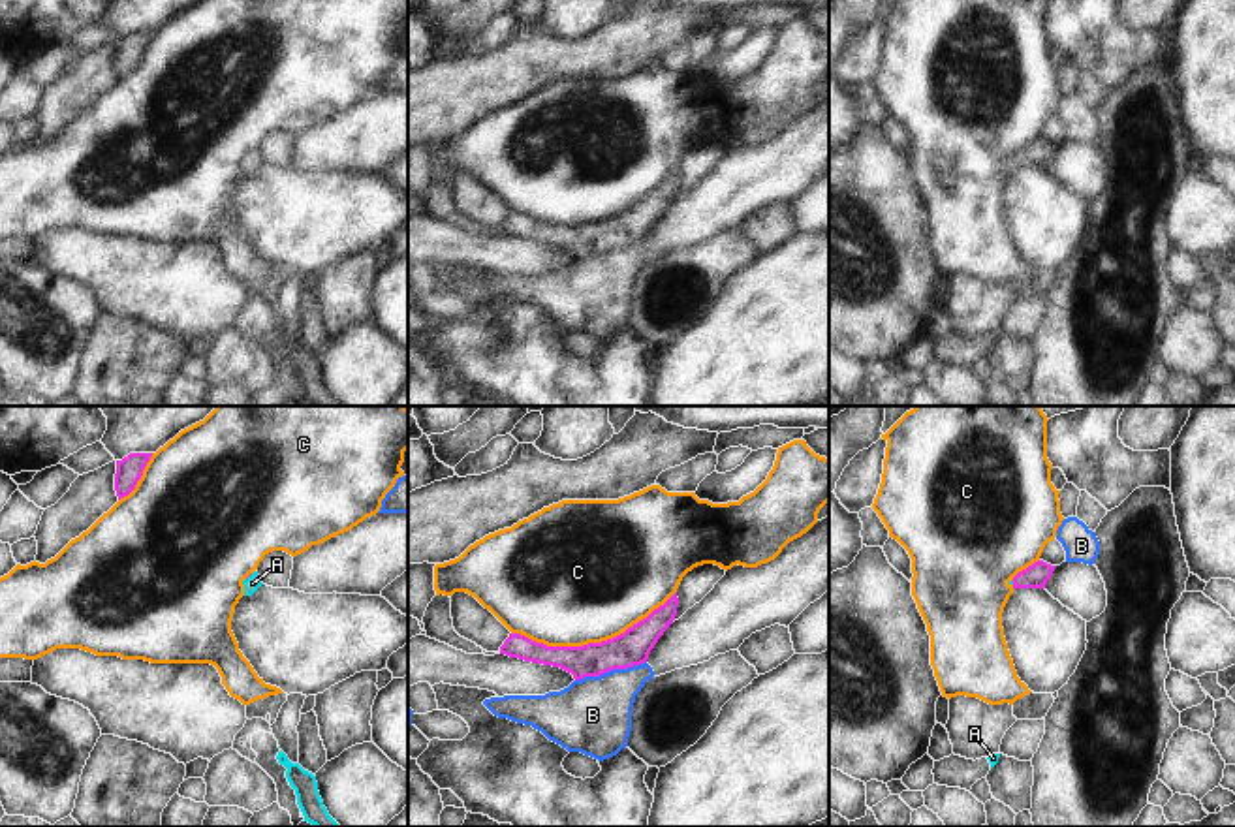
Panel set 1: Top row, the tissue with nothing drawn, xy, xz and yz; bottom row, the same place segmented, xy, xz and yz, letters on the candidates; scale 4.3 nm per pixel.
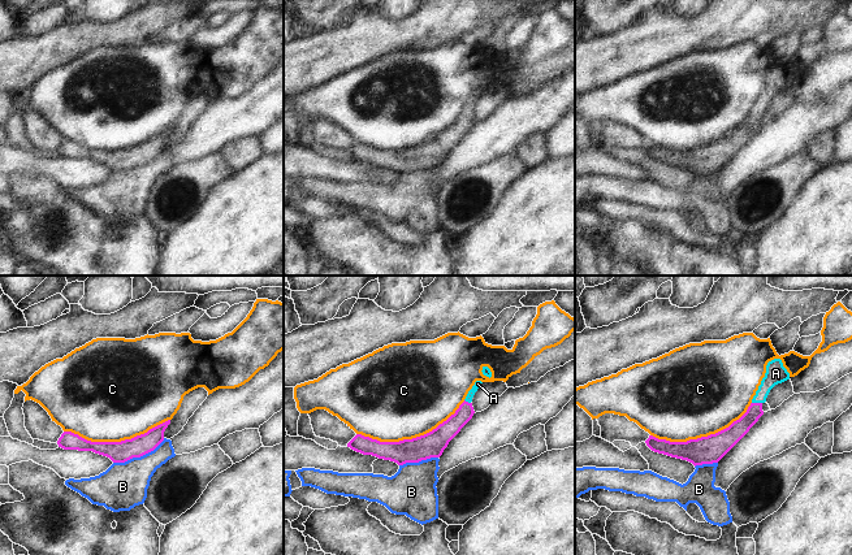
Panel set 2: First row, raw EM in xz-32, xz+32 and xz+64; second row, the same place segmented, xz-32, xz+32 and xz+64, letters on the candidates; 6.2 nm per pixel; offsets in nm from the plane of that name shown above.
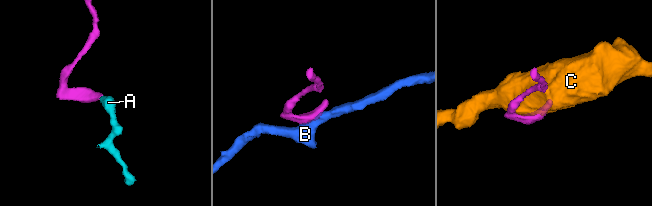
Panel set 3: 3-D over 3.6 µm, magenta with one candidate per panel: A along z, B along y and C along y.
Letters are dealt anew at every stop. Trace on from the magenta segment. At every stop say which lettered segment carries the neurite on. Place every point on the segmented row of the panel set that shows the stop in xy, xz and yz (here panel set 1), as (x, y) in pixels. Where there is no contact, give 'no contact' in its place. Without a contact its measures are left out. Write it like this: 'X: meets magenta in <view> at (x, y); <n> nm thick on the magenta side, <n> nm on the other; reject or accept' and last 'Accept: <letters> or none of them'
A: meets magenta in xy at (249, 576); 20 nm thick on the magenta side, 70 nm on the other; accept
B: meets magenta in xz at (609, 670); 150 nm thick on the magenta side, 320 nm on the other; reject
C: meets magenta in xz at (593, 643); 150 nm thick on the magenta side, 500 nm on the other; reject
Accept: A

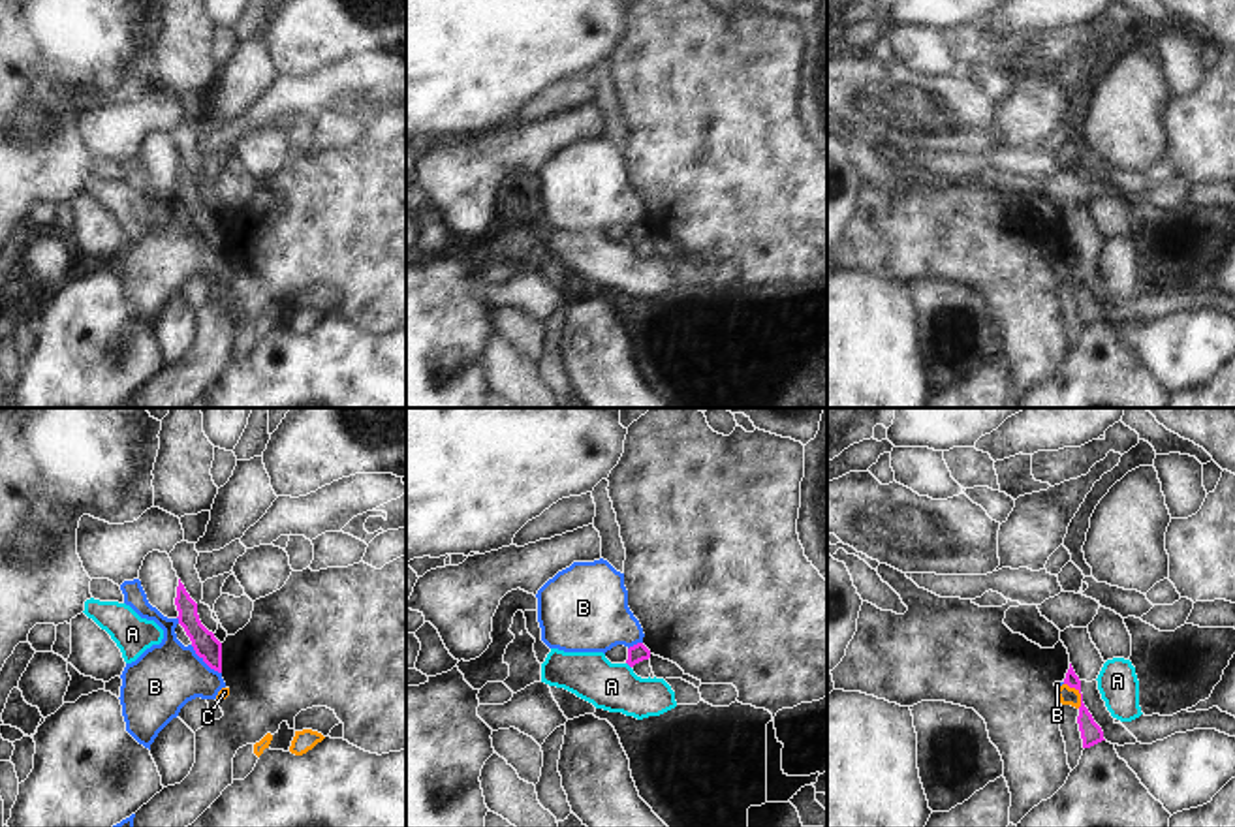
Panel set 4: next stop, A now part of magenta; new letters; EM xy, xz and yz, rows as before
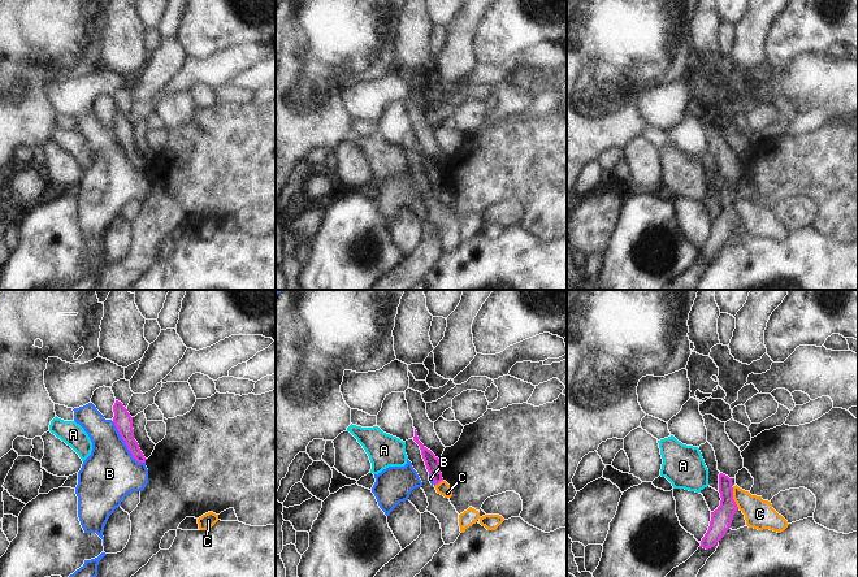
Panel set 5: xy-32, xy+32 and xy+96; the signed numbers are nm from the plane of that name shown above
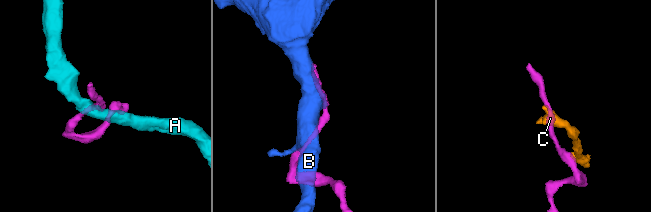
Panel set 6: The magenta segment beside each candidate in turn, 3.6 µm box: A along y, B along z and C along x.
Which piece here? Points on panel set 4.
A: meets magenta in xz at (628, 664); 80 nm thick on the magenta side, 200 nm on the other; reject
B: meets magenta in xy at (205, 662); 110 nm thick on the magenta side, 280 nm on the other; reject
C: meets magenta in yz at (1079, 692); 90 nm thick on the magenta side, 80 nm on the other; reject
Accept: none of them

